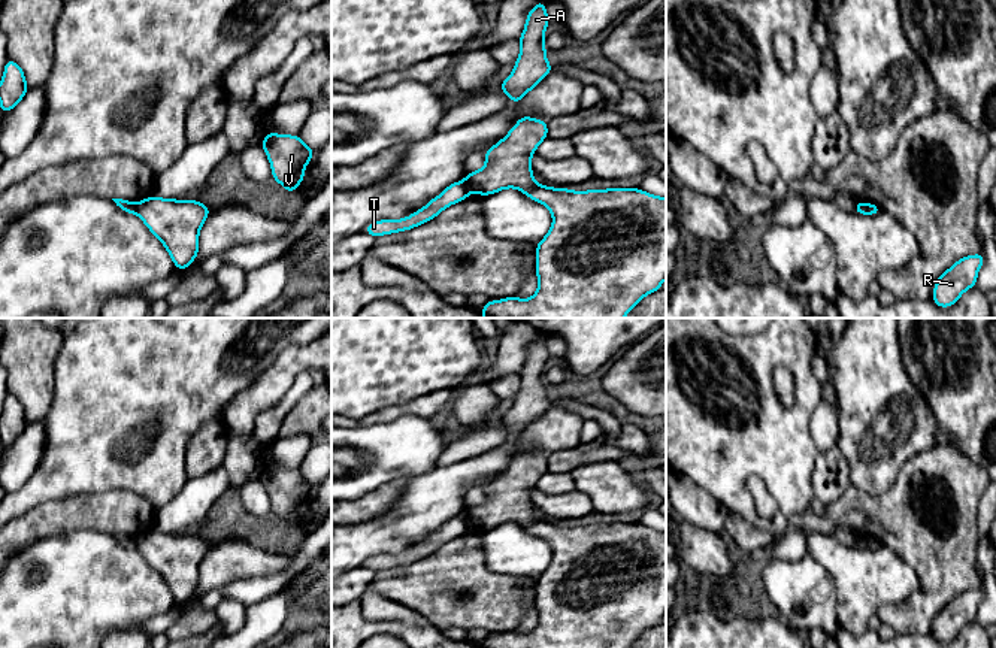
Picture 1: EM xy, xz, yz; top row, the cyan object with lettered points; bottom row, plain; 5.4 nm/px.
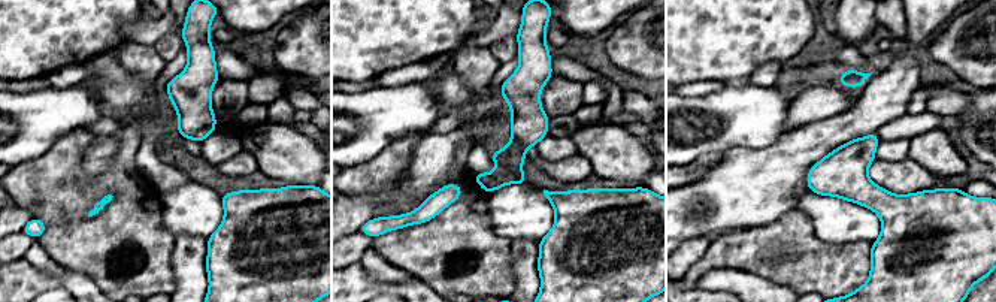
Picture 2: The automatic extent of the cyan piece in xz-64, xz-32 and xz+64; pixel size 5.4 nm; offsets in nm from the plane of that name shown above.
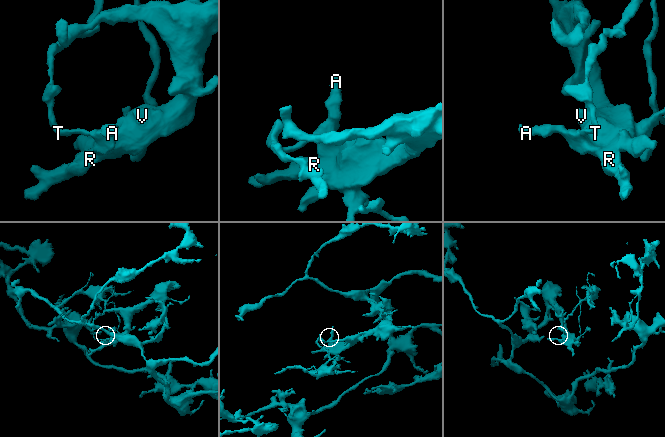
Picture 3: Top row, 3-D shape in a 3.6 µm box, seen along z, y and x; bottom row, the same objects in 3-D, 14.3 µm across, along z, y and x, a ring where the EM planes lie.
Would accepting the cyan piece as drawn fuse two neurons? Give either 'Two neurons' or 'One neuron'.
Two neurons

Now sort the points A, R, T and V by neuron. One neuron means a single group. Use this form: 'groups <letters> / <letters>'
groups A R V / T

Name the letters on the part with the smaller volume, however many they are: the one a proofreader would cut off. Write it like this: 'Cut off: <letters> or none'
Cut off: T

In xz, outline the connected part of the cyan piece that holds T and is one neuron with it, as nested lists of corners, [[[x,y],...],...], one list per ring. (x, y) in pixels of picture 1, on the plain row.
[[[466,514],[446,521],[438,532],[432,533],[424,542],[402,554],[379,554],[369,558],[364,567],[376,572],[382,569],[411,564],[423,557],[436,552],[448,540],[466,535],[472,523]]]

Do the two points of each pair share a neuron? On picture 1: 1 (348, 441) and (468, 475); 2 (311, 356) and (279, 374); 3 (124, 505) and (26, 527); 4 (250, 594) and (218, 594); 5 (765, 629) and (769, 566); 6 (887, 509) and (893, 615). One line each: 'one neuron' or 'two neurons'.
1: two neurons
2: one neuron
3: one neuron
4: one neuron
5: two neurons
6: one neuron

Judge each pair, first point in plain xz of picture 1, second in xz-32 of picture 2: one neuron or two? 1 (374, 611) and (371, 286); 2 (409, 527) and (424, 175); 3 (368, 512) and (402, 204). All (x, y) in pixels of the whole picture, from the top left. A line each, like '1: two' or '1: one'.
1: two
2: one
3: one

